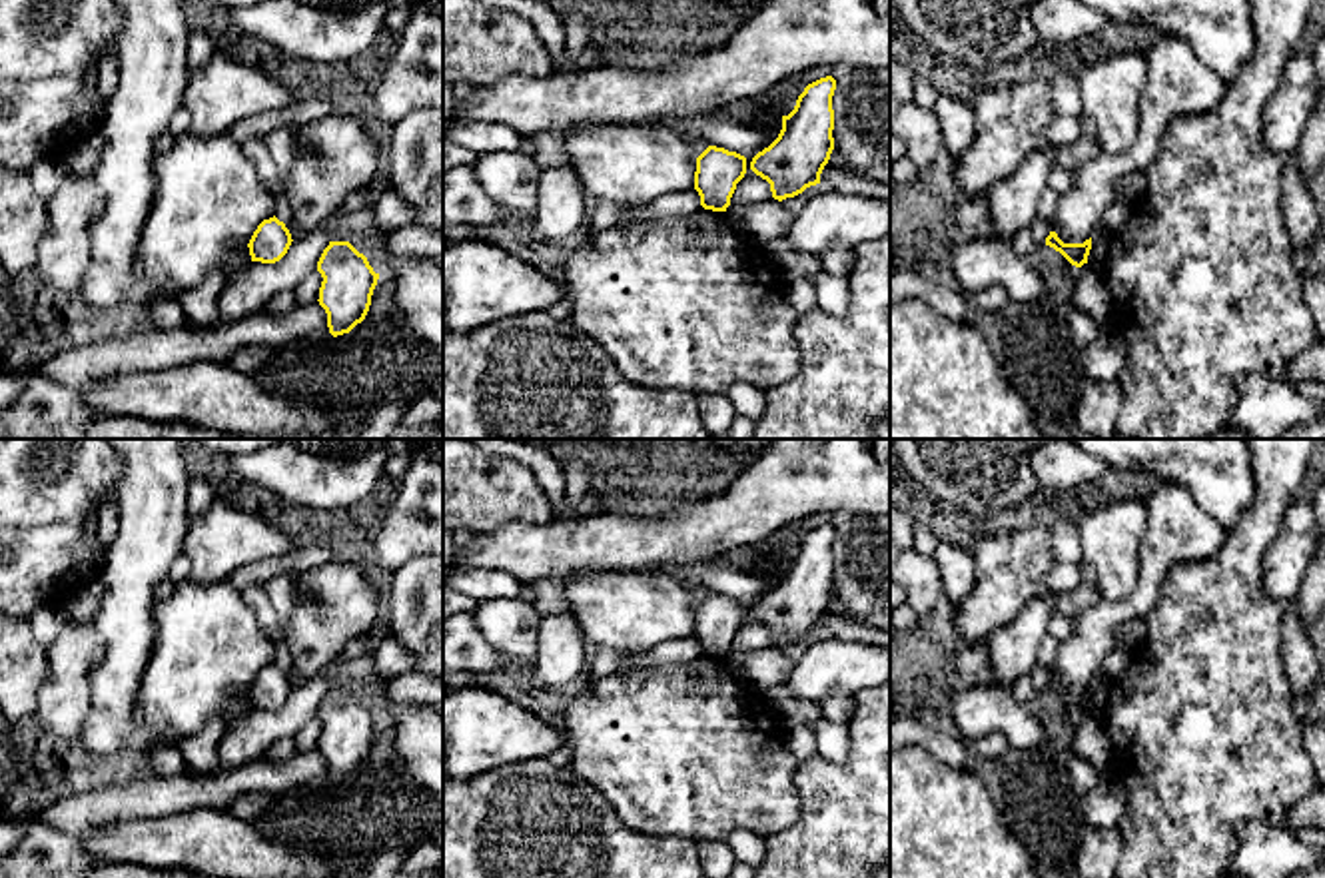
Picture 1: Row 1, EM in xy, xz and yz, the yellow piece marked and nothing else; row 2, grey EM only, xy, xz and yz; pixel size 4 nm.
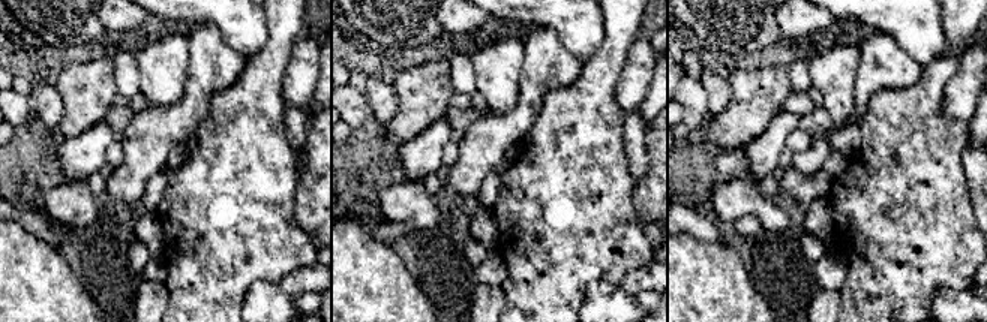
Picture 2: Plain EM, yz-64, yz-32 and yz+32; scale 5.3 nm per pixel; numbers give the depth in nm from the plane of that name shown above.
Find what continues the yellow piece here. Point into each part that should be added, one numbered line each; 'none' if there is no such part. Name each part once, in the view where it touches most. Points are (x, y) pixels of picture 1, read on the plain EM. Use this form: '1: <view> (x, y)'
none

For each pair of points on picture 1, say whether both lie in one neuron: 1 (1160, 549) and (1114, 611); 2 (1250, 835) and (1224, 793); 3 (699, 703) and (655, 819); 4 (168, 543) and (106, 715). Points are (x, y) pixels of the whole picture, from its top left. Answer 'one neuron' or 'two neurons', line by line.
1: one neuron
2: two neurons
3: one neuron
4: one neuron

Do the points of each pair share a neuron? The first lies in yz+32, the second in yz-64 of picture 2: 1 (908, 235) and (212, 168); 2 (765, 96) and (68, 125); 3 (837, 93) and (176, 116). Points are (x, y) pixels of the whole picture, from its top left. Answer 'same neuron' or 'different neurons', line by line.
1: same neuron
2: same neuron
3: different neurons

